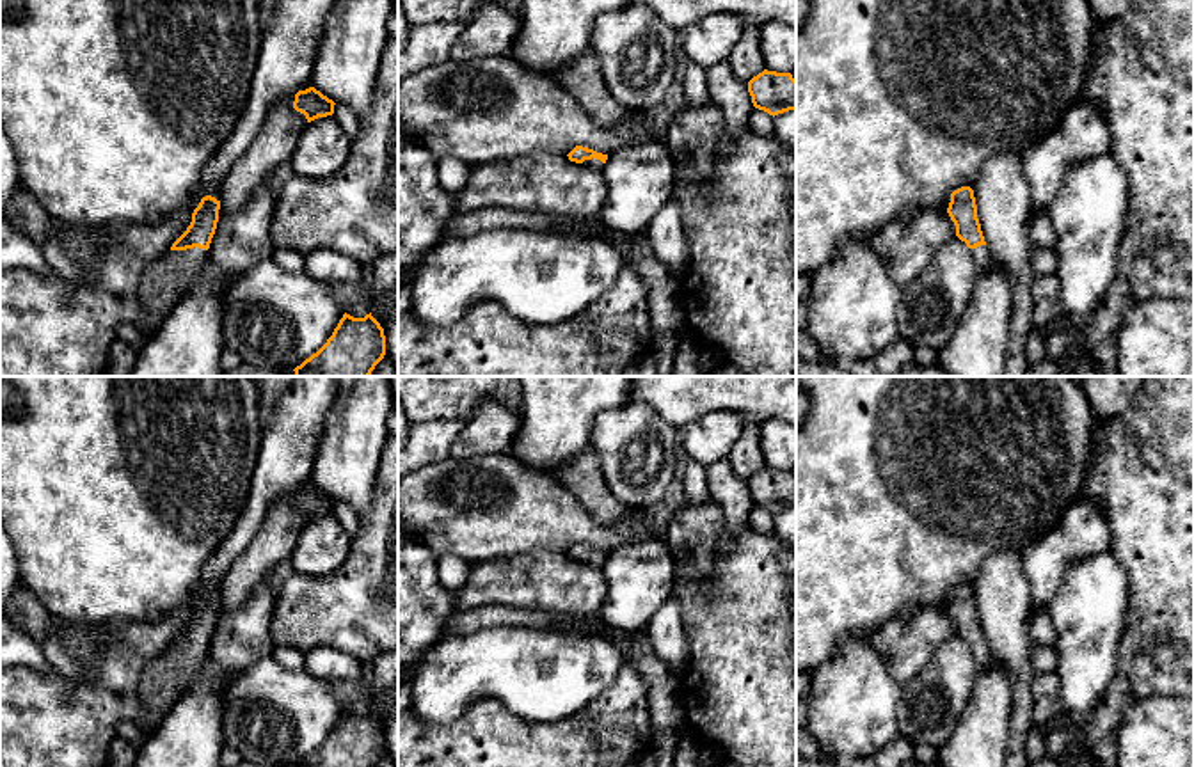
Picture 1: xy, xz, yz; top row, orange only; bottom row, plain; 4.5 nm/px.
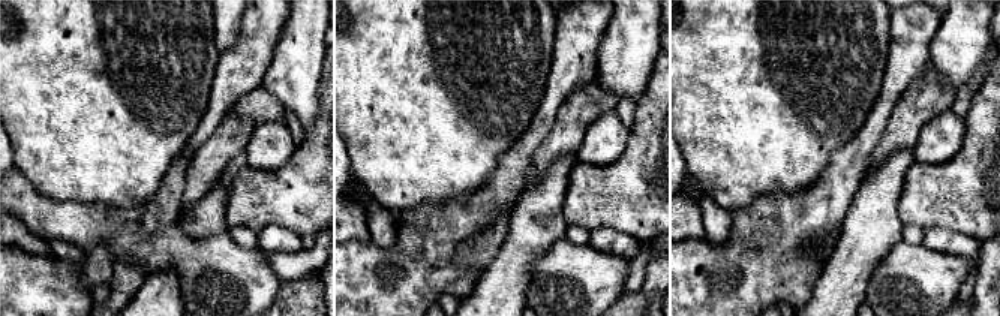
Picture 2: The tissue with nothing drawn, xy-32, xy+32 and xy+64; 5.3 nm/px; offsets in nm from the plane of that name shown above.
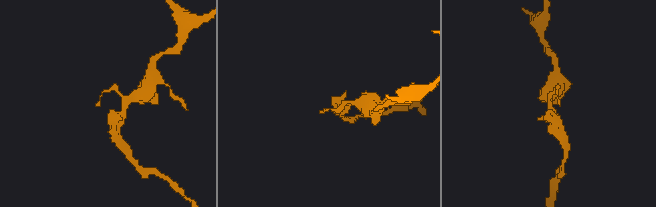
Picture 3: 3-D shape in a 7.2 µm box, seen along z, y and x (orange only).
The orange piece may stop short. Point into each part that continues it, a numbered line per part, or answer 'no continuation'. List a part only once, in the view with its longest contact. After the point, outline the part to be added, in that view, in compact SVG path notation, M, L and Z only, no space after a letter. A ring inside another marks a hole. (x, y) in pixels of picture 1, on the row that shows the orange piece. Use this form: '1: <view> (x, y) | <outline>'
1: xy (164, 283) | M194 247L167 250L149 265L140 277L139 300L151 318L151 328L140 328L142 343L163 323L185 291L192 286L197 268L208 257L208 250Z

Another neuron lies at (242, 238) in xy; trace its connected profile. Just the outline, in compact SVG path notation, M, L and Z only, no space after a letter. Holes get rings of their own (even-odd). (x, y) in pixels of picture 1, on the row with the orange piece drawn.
M270 174L238 211L219 215L208 261L226 275L238 275L272 257L275 250L270 240L274 208L275 192Z

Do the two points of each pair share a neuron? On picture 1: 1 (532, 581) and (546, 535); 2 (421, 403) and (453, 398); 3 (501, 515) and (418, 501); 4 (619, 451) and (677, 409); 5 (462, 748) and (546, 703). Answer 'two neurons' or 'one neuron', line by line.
1: two neurons
2: one neuron
3: one neuron
4: two neurons
5: two neurons

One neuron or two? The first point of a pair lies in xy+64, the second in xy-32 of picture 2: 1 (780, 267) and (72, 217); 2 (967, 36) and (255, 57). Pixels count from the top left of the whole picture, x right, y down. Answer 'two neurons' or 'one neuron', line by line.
1: two neurons
2: two neurons

